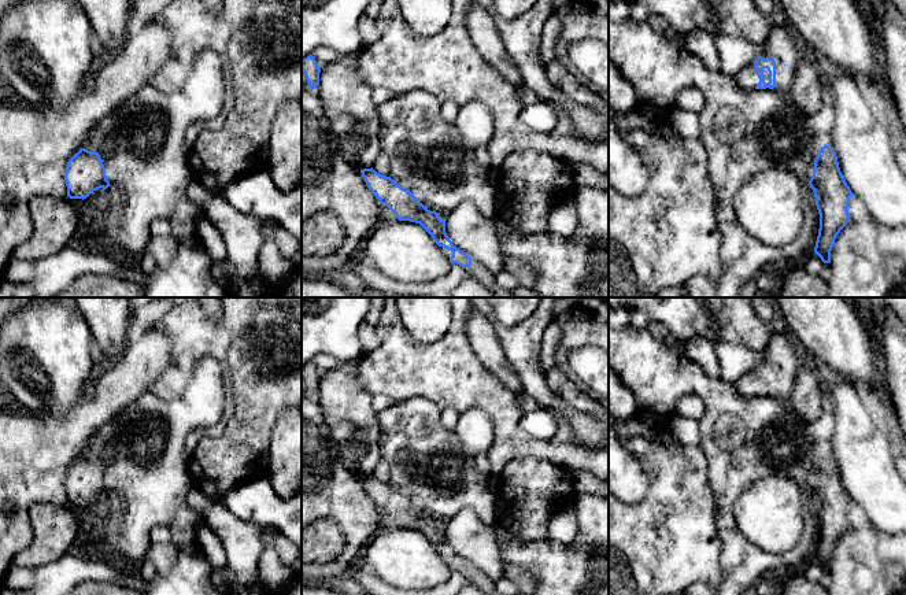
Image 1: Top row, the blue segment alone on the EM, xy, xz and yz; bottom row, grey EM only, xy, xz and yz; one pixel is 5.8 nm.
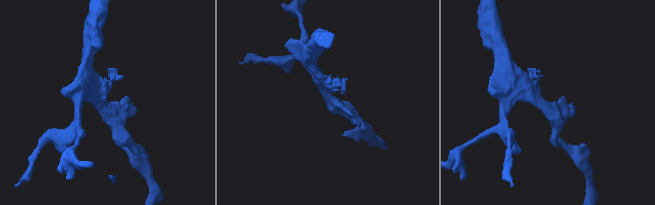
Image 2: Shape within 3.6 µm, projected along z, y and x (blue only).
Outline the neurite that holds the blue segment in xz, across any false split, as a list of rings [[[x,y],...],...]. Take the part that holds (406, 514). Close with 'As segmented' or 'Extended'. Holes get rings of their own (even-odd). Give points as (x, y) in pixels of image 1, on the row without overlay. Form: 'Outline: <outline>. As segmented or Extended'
Outline: [[[373,474],[360,477],[371,500],[385,511],[399,528],[419,531],[440,554],[451,570],[462,573],[472,584],[485,595],[498,595],[495,579],[491,579],[476,565],[456,555],[445,540],[445,521],[428,517],[407,496],[397,492],[391,484],[377,480]]]. Extended

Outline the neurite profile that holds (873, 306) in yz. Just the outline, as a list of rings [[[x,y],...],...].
[[[848,298],[859,308],[865,308],[879,324],[884,308],[892,310],[906,324],[906,298]]]

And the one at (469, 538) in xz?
[[[463,509],[447,521],[445,540],[456,555],[476,565],[491,579],[506,576],[493,526],[482,522],[473,510]]]

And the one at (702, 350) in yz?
[[[694,336],[687,340],[684,355],[700,363],[710,377],[720,378],[720,363],[714,341],[702,336]]]

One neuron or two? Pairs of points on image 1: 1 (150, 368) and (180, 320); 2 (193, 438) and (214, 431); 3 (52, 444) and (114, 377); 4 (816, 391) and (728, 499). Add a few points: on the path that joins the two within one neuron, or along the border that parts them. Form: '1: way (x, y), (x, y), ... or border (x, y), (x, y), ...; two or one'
1: border (161, 324), (172, 343), (172, 358), (166, 369); two
2: way (199, 433), (209, 432); one
3: way (70, 432), (107, 395); one
4: border (787, 398), (791, 407), (805, 422); two

